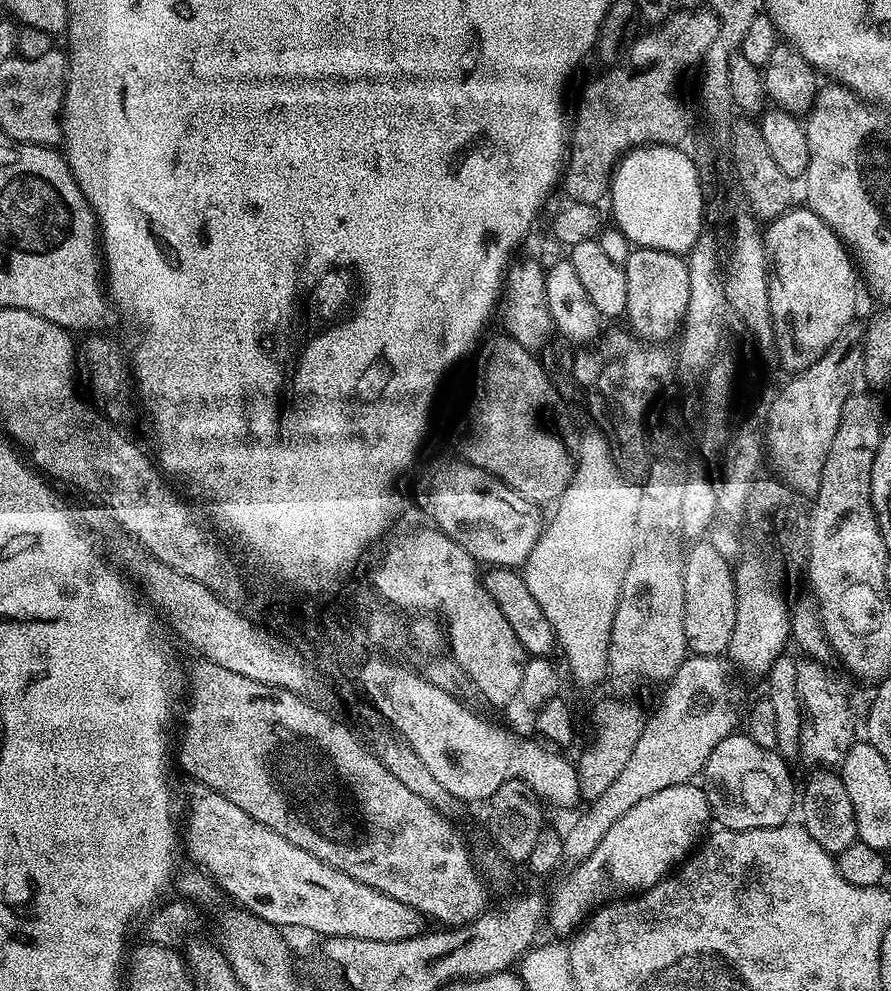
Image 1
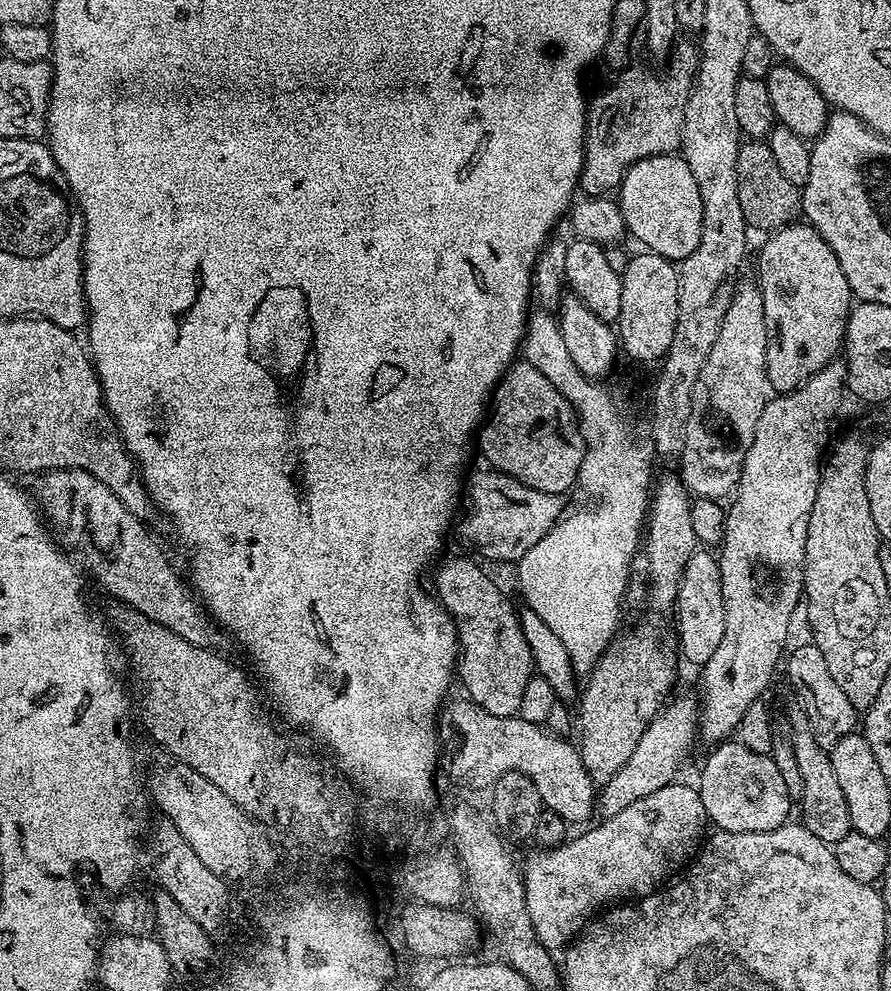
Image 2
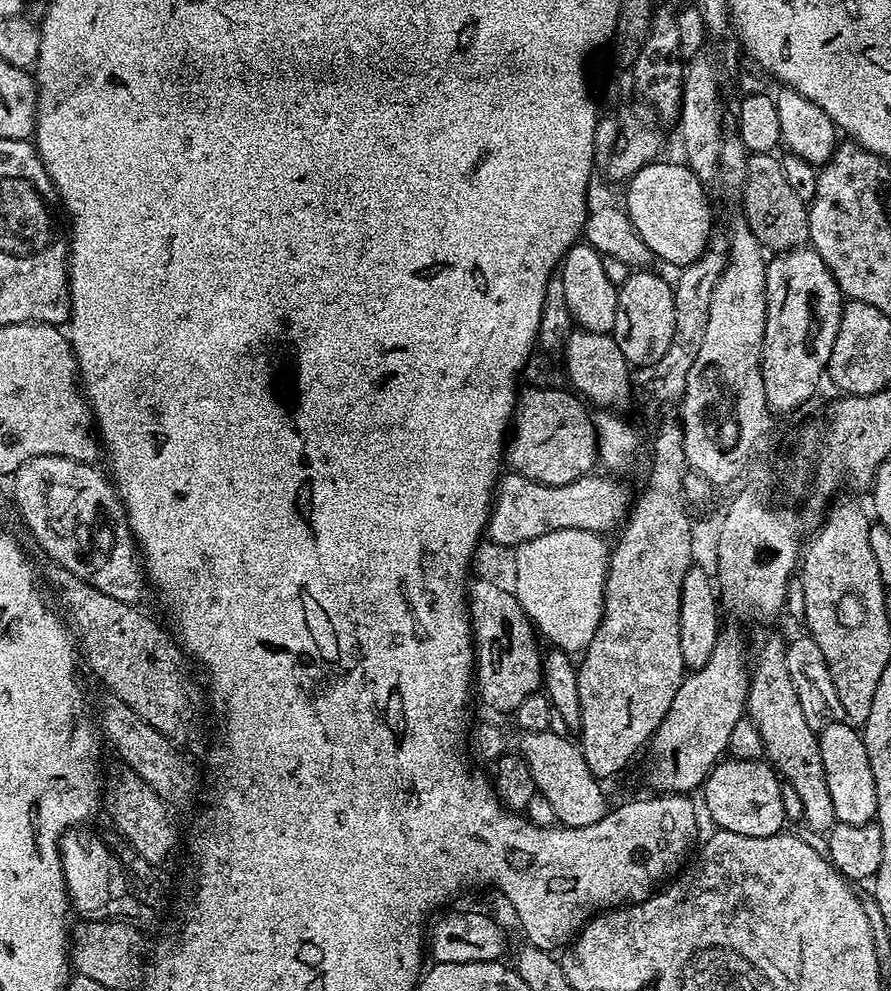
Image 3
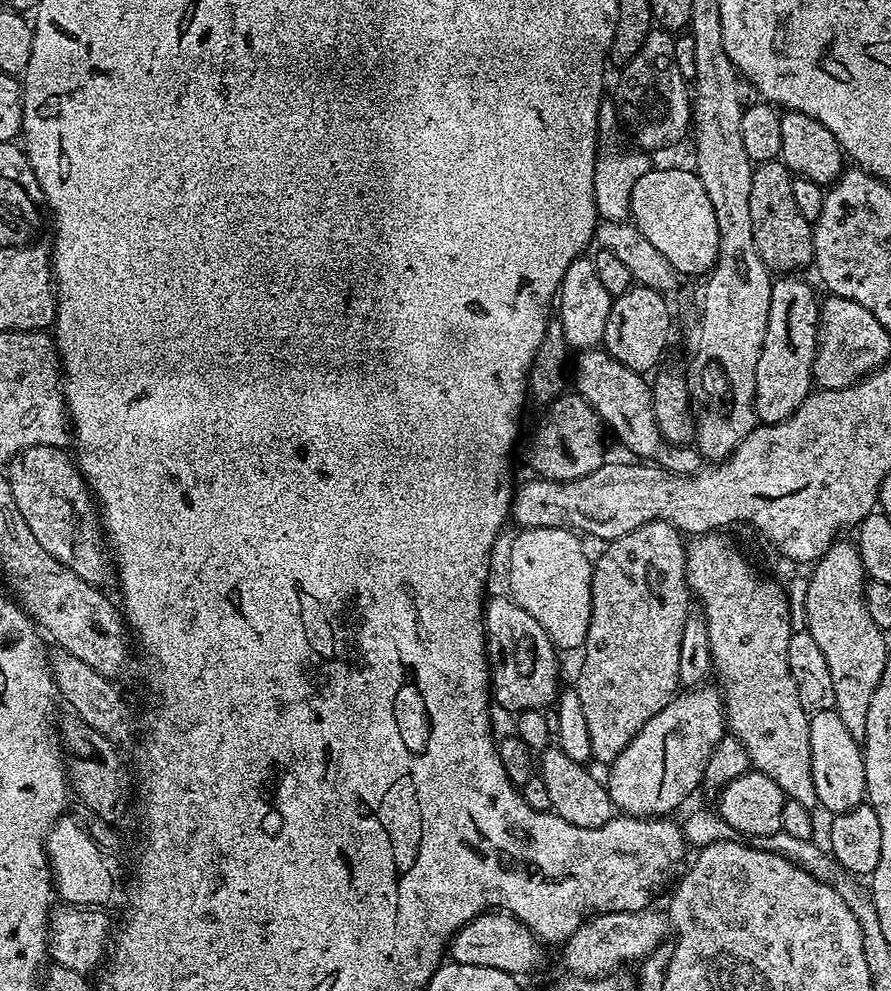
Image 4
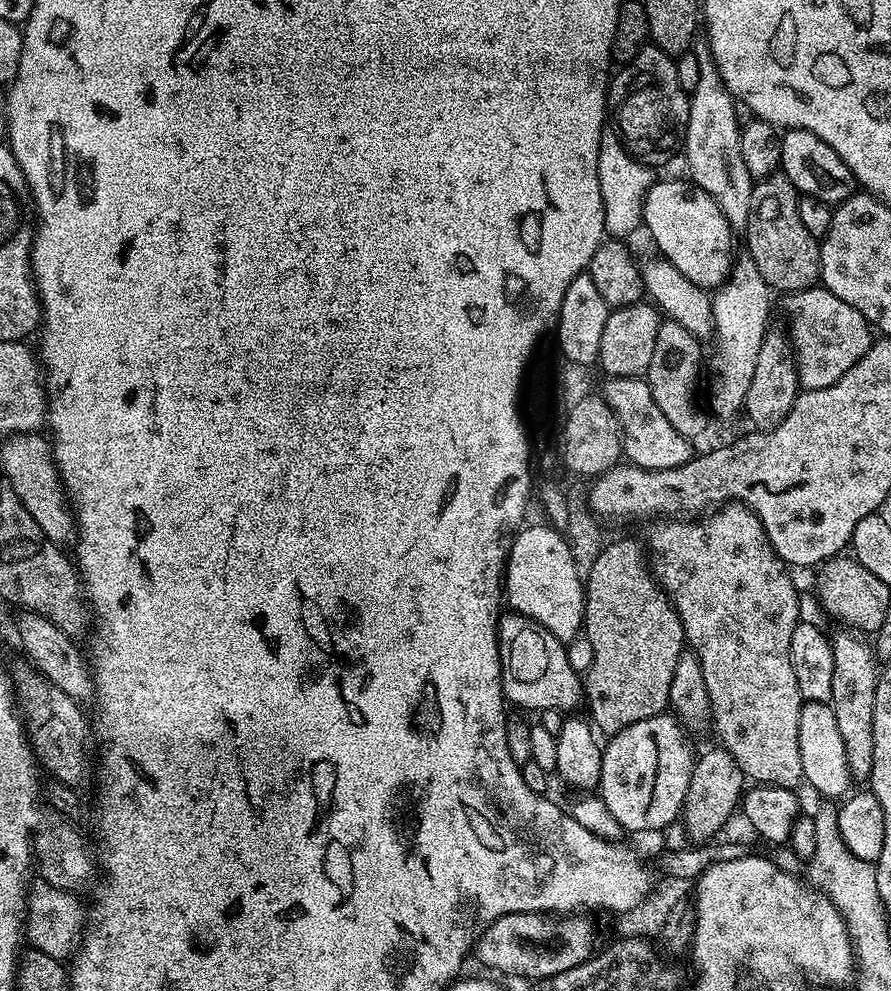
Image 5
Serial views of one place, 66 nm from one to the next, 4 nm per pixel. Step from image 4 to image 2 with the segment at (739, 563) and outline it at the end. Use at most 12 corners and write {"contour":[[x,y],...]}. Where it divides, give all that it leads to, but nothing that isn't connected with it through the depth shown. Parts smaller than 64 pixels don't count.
{"contour":[[803,712],[790,719],[802,823],[834,846],[852,831],[829,749]]}

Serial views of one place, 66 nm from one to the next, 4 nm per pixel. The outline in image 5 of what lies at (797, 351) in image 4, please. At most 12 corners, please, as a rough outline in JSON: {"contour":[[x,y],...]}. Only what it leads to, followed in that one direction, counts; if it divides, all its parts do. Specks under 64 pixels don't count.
{"contour":[[769,327],[743,415],[765,432],[802,389],[791,339]]}

